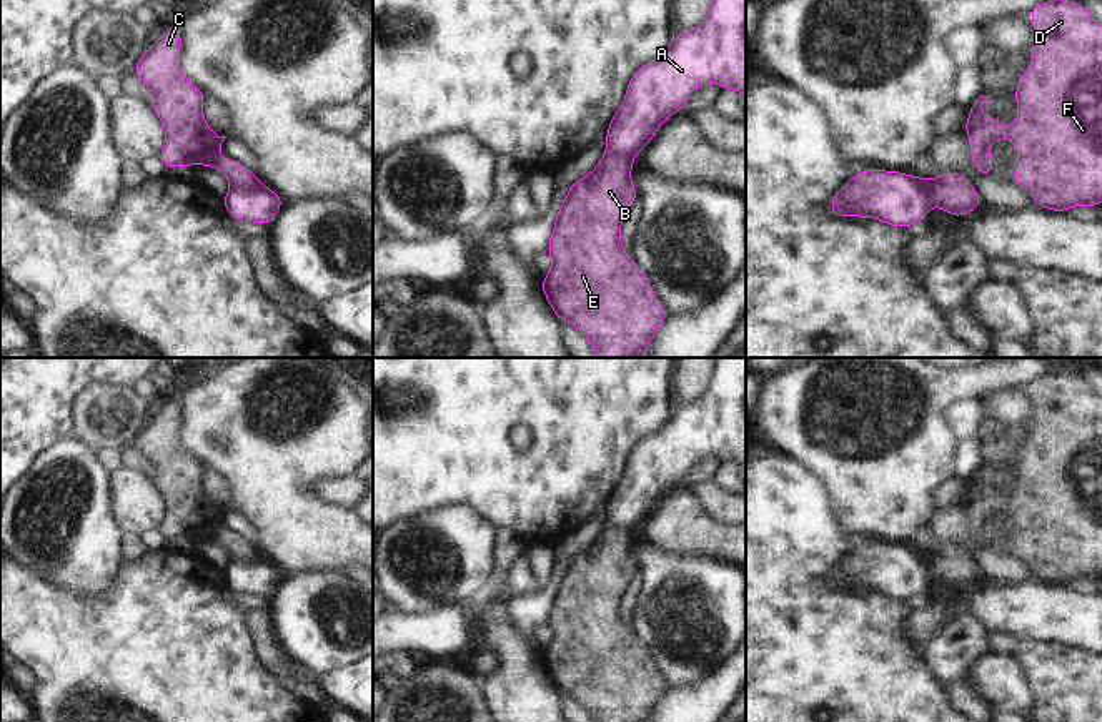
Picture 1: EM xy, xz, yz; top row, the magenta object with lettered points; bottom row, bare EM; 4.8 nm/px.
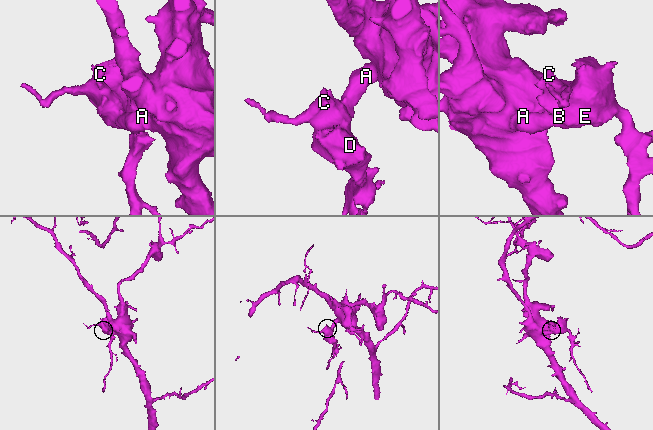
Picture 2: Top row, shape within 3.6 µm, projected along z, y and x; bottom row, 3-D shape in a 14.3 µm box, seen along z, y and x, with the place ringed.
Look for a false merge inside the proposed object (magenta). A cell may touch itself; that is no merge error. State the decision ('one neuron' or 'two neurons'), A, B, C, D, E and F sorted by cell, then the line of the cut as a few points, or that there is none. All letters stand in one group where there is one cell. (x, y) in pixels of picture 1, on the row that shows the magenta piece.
two neurons; groups A / B C D E F; cut yz (913, 177), (931, 205)

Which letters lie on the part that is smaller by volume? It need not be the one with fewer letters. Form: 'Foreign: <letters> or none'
Foreign: B, C, D, E, F

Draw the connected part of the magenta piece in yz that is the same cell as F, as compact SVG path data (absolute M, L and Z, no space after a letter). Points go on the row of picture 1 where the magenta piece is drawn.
M1049 0L1029 12L1035 30L1035 47L1030 67L1017 80L1017 120L1007 126L987 116L980 106L989 101L980 95L972 105L964 125L970 156L980 175L990 175L994 156L987 151L997 140L1010 140L1017 150L1014 183L1025 190L1035 205L1050 211L1069 211L1074 206L1102 205L1102 25L1085 5L1072 0Z

